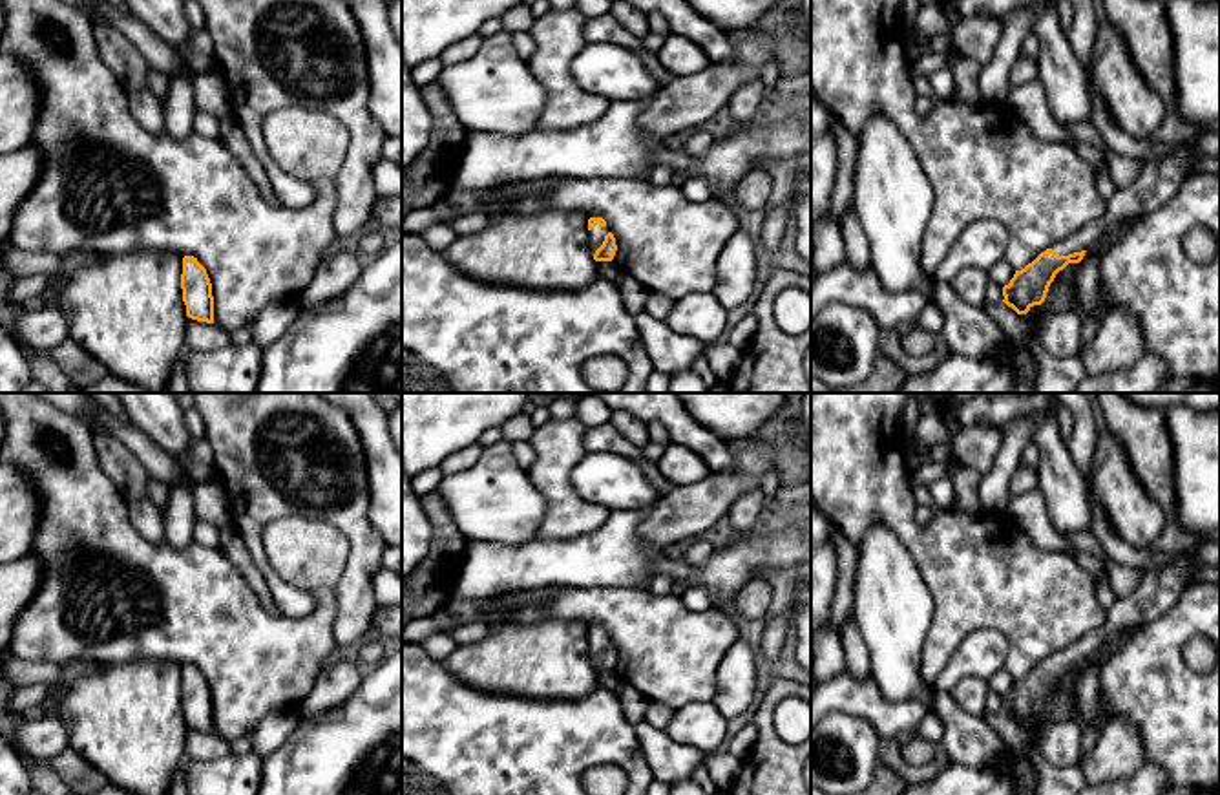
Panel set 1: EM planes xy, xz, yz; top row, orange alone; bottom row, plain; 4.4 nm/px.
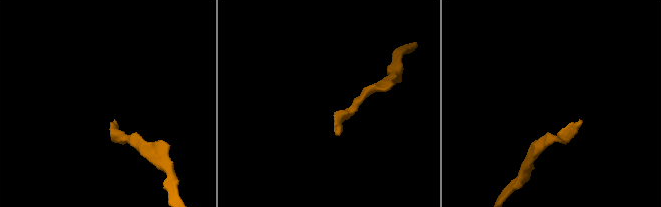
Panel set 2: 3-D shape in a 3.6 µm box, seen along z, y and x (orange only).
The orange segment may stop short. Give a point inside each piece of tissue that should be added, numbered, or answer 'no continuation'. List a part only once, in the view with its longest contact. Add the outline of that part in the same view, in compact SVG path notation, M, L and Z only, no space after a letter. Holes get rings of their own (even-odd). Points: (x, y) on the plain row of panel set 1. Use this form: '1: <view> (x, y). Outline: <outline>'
1: yz (1158, 589). Outline: M1220 543L1204 545L1162 570L1143 570L1140 585L1107 609L1107 620L1099 629L1054 654L1052 660L1059 665L1089 660L1116 634L1158 620L1189 585L1187 568L1198 563L1220 565Z

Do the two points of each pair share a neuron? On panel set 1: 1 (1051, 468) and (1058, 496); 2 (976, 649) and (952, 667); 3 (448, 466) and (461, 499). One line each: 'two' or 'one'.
1: one
2: one
3: two

